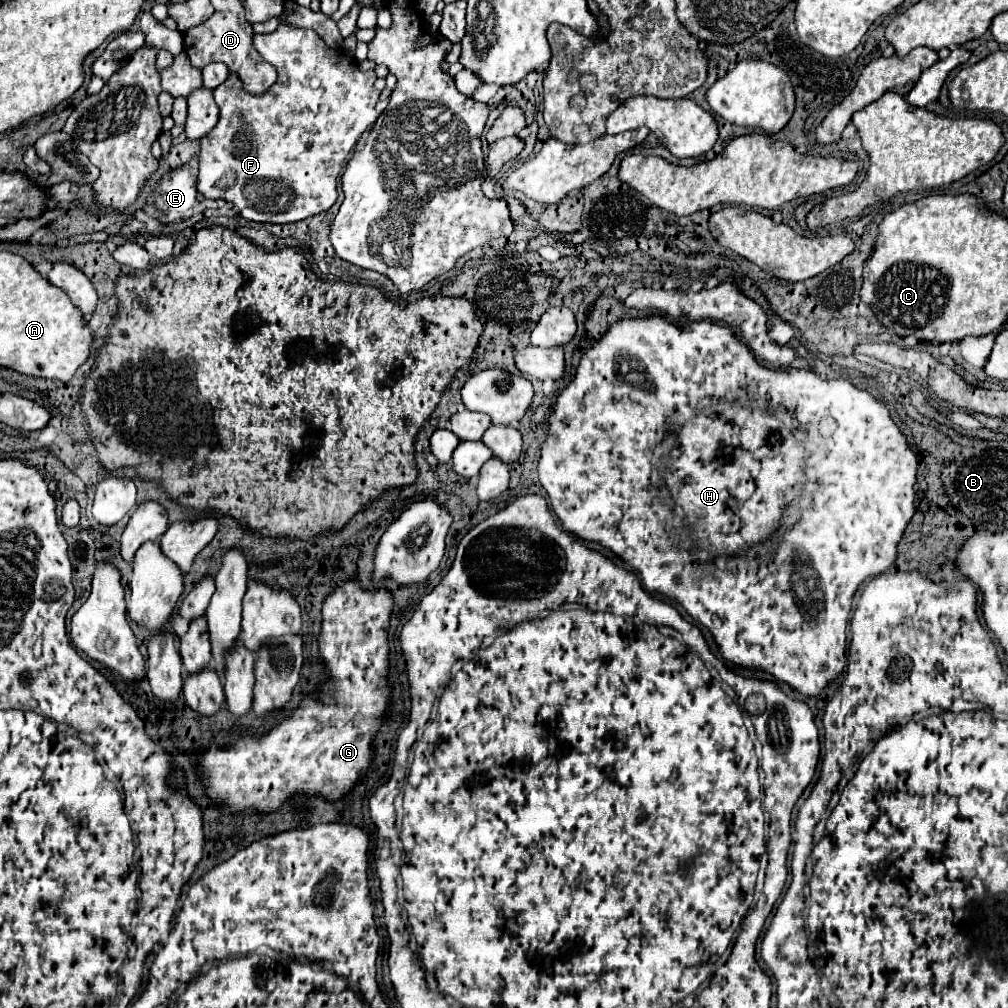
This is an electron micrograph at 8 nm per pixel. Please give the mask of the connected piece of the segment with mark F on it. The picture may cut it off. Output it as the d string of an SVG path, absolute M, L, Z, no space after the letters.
M280 25L274 33L270 35L254 35L254 47L258 49L258 53L272 63L278 69L278 81L262 95L250 95L243 89L242 81L239 77L230 73L227 80L213 90L213 97L220 107L220 119L216 123L216 127L210 131L210 135L204 135L200 139L200 173L198 173L198 191L202 191L204 197L208 199L224 199L228 203L232 203L238 211L240 217L248 219L248 221L256 221L256 223L296 223L302 221L306 217L318 215L328 211L336 199L338 199L338 177L344 169L344 163L348 159L348 155L352 153L354 145L358 143L360 135L368 129L368 125L372 125L378 119L378 111L376 111L376 103L380 97L380 91L374 89L374 81L376 81L376 73L374 69L370 71L362 71L356 63L356 59L348 57L346 53L332 51L330 47L326 47L326 43L320 39L320 35L312 29L300 29L300 27L290 27L290 25Z

